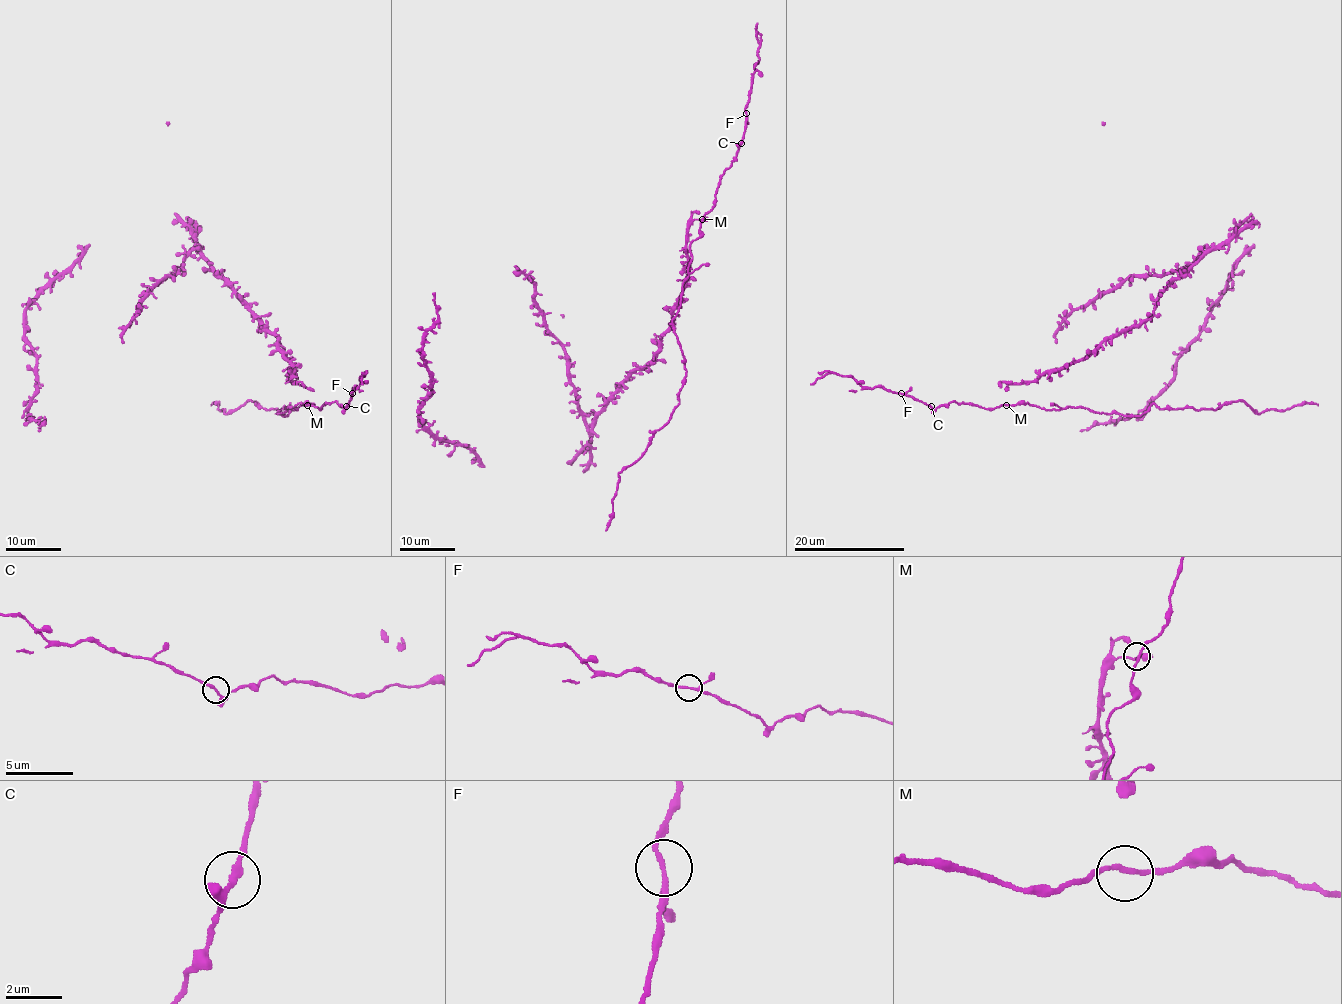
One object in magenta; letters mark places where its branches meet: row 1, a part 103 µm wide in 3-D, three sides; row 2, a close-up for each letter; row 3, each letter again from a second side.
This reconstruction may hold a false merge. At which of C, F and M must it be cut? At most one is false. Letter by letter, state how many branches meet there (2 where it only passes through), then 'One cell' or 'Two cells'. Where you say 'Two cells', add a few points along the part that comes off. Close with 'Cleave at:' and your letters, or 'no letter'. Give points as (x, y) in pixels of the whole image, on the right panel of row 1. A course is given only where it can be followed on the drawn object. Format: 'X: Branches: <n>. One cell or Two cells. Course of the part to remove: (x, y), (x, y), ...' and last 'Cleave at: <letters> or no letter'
C: Branches: 3. One cell
F: Branches: 3. One cell
M: Branches: 2. One cell
Cleave at: no letter

